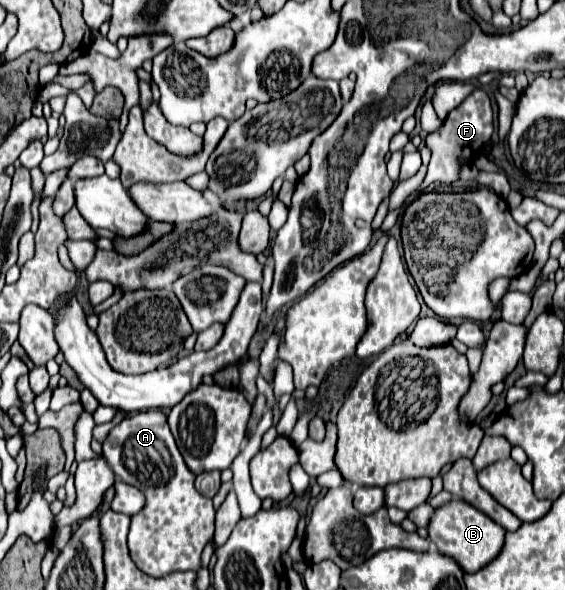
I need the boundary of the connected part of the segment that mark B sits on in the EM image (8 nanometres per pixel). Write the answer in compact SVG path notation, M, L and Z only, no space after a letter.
M451 500L449 504L435 510L429 524L429 538L435 542L441 554L447 554L459 562L465 572L479 572L485 564L493 562L499 556L499 548L503 546L505 530L487 518L481 510L475 510L471 504L463 500Z

